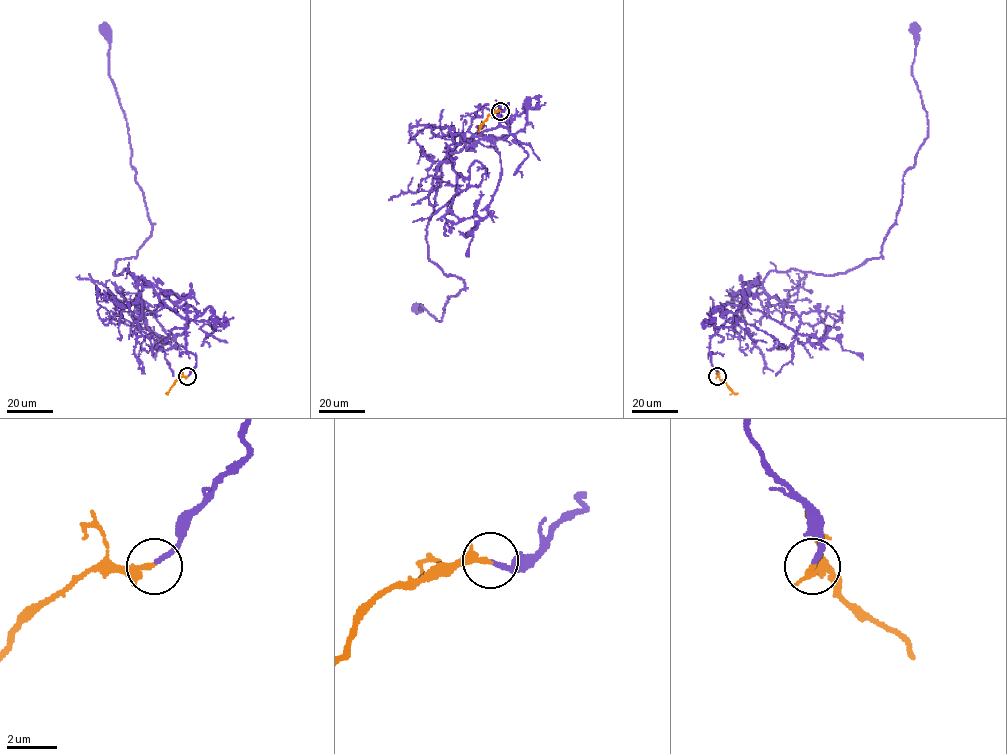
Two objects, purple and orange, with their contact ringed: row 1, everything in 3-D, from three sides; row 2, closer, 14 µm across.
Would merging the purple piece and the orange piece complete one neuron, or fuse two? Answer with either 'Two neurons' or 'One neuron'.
One neuron

